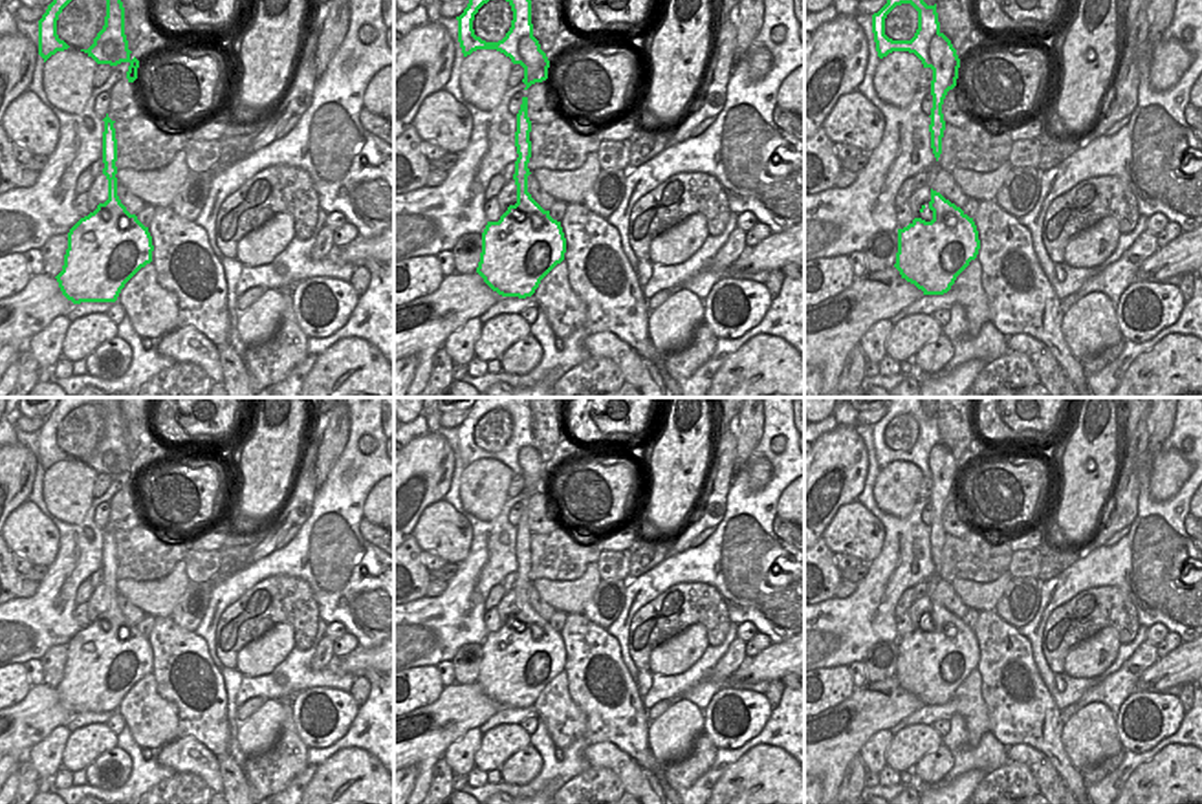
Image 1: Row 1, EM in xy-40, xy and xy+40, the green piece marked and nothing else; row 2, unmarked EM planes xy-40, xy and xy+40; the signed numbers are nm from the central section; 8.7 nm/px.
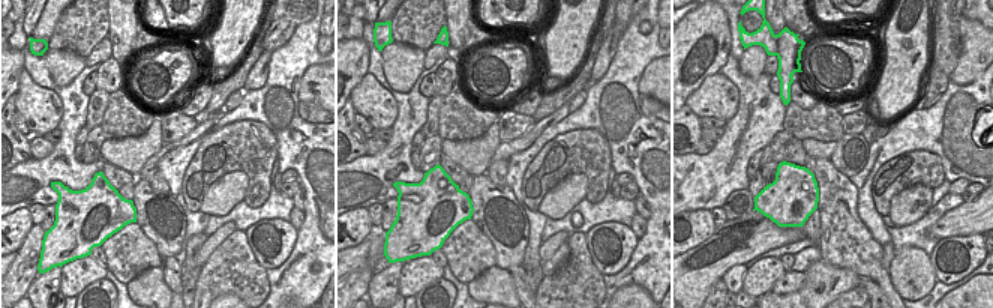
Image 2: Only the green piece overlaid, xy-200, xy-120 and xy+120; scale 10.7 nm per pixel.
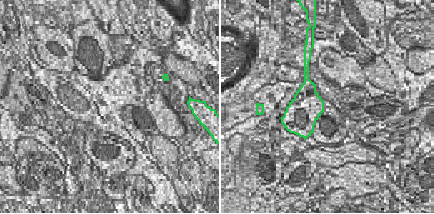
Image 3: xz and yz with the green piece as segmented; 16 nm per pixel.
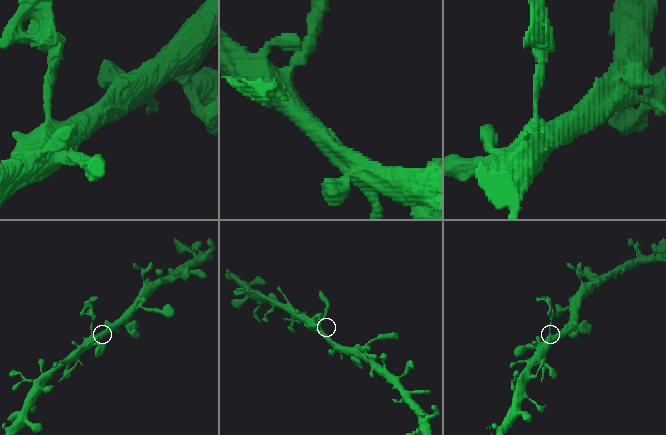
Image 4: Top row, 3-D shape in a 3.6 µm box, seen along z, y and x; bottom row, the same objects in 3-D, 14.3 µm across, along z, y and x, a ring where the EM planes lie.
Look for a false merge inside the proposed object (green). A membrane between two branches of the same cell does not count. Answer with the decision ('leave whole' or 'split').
split

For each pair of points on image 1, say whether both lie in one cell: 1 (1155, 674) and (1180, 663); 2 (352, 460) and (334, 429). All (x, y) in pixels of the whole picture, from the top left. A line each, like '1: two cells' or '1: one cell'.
1: one cell
2: two cells

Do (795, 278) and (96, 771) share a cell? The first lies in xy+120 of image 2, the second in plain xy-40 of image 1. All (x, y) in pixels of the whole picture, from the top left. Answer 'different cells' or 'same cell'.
same cell

